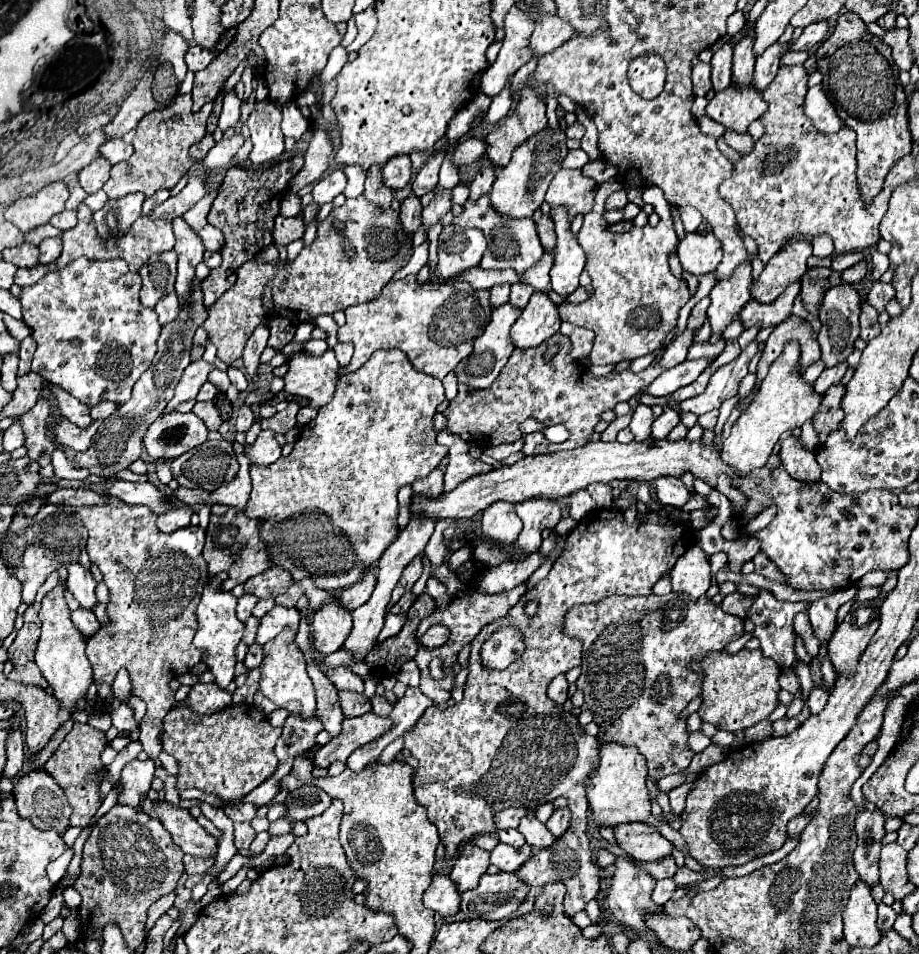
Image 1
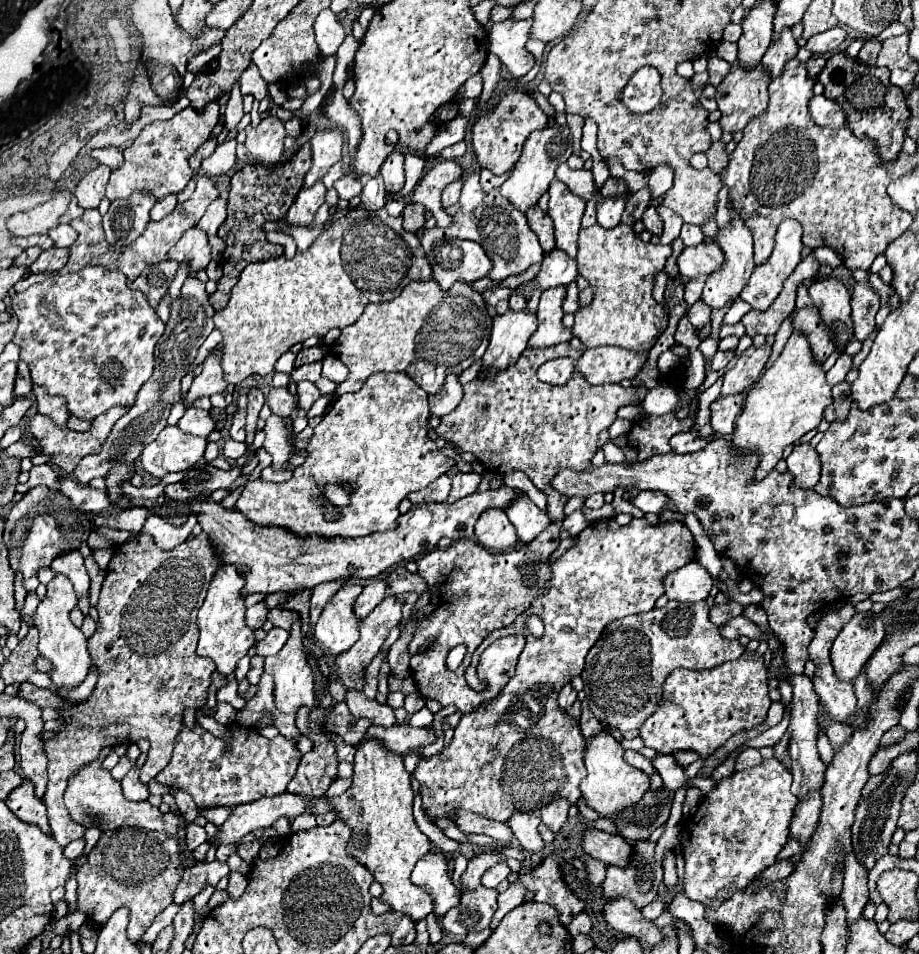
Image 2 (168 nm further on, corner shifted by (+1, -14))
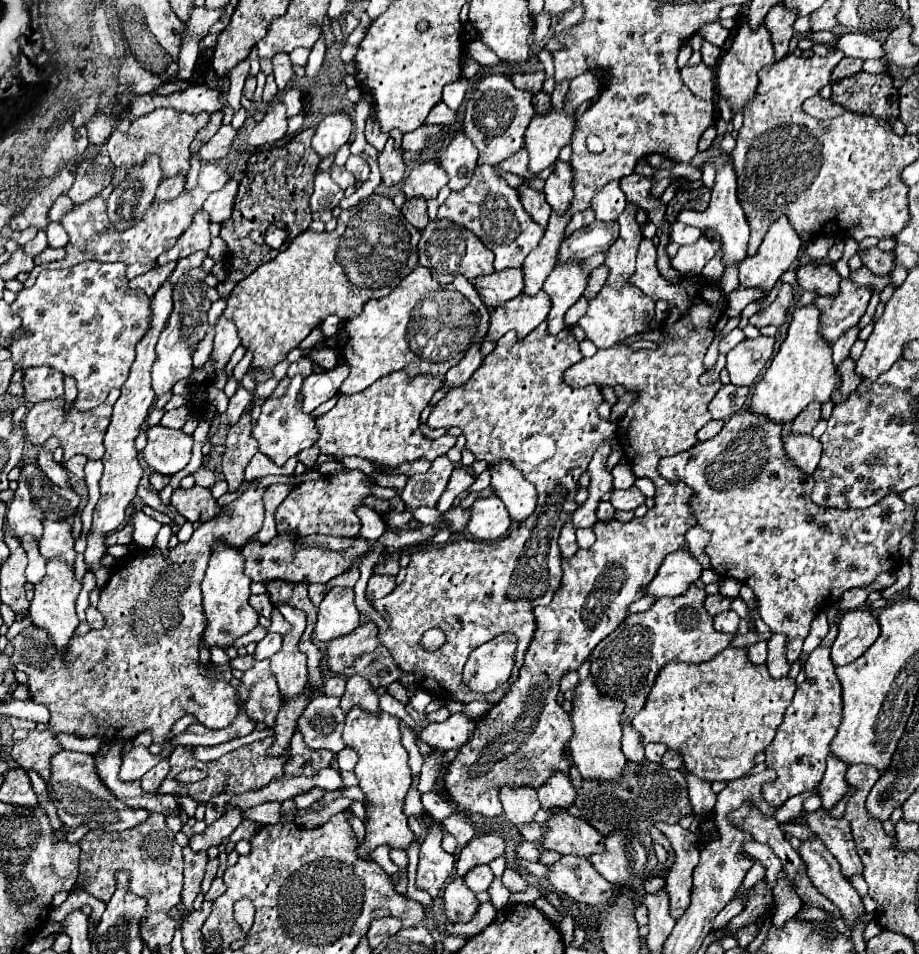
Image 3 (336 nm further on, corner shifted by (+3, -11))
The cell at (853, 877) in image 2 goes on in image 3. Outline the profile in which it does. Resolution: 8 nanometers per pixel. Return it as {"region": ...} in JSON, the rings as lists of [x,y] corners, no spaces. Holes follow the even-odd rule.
{"region":[[[817,809],[815,813],[801,811],[793,821],[805,821],[805,825],[821,837],[825,847],[841,863],[841,871],[845,877],[863,873],[863,863],[855,851],[847,819],[835,819],[827,815],[823,809]]]}

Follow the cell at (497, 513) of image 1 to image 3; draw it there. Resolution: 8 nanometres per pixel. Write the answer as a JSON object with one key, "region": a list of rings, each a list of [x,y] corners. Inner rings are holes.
{"region":[[[497,493],[489,497],[479,497],[471,505],[471,517],[467,531],[479,541],[497,541],[509,531],[511,519]]]}

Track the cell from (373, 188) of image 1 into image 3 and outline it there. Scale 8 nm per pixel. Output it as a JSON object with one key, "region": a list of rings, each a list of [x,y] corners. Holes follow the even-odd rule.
{"region":[[[350,155],[345,164],[346,169],[353,169],[353,173],[358,180],[366,181],[369,177],[370,169],[368,164],[359,155]]]}

